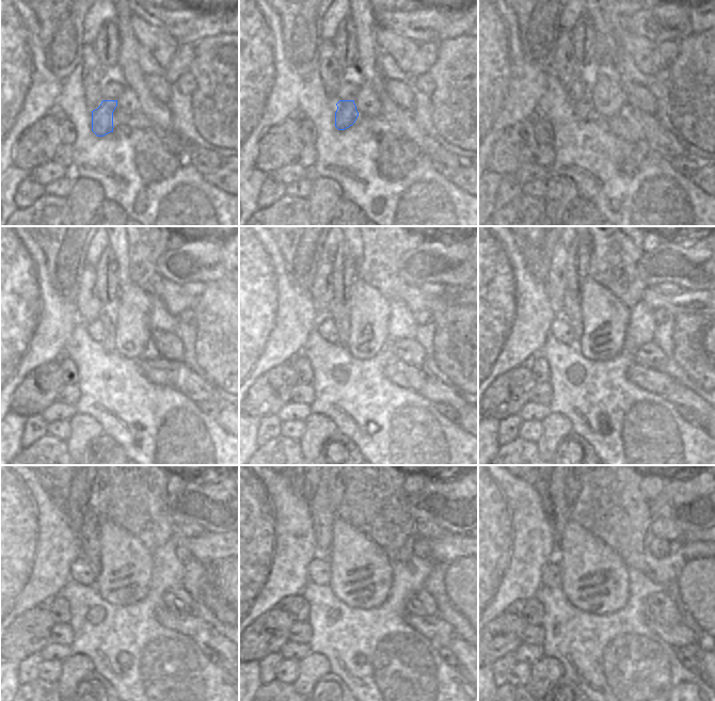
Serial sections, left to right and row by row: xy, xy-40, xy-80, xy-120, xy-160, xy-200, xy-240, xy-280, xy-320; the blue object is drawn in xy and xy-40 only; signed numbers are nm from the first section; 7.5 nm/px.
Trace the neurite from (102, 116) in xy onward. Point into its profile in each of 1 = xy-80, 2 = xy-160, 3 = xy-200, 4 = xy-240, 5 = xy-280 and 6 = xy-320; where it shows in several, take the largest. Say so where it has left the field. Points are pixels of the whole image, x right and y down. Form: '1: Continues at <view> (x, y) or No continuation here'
1: Continues at xy-80 (584, 109)
2: Continues at xy-160 (337, 309)
3: Continues at xy-200 (570, 306)
4: Continues at xy-240 (88, 536)
5: Continues at xy-280 (323, 516)
6: Continues at xy-320 (556, 487)

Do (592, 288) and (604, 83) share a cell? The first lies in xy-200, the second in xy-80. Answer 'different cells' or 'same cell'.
same cell

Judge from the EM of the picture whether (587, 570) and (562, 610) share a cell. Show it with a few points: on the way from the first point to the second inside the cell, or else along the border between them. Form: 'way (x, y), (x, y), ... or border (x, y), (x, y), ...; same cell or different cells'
border (560, 587), (566, 598), (575, 607), (590, 612); different cells

